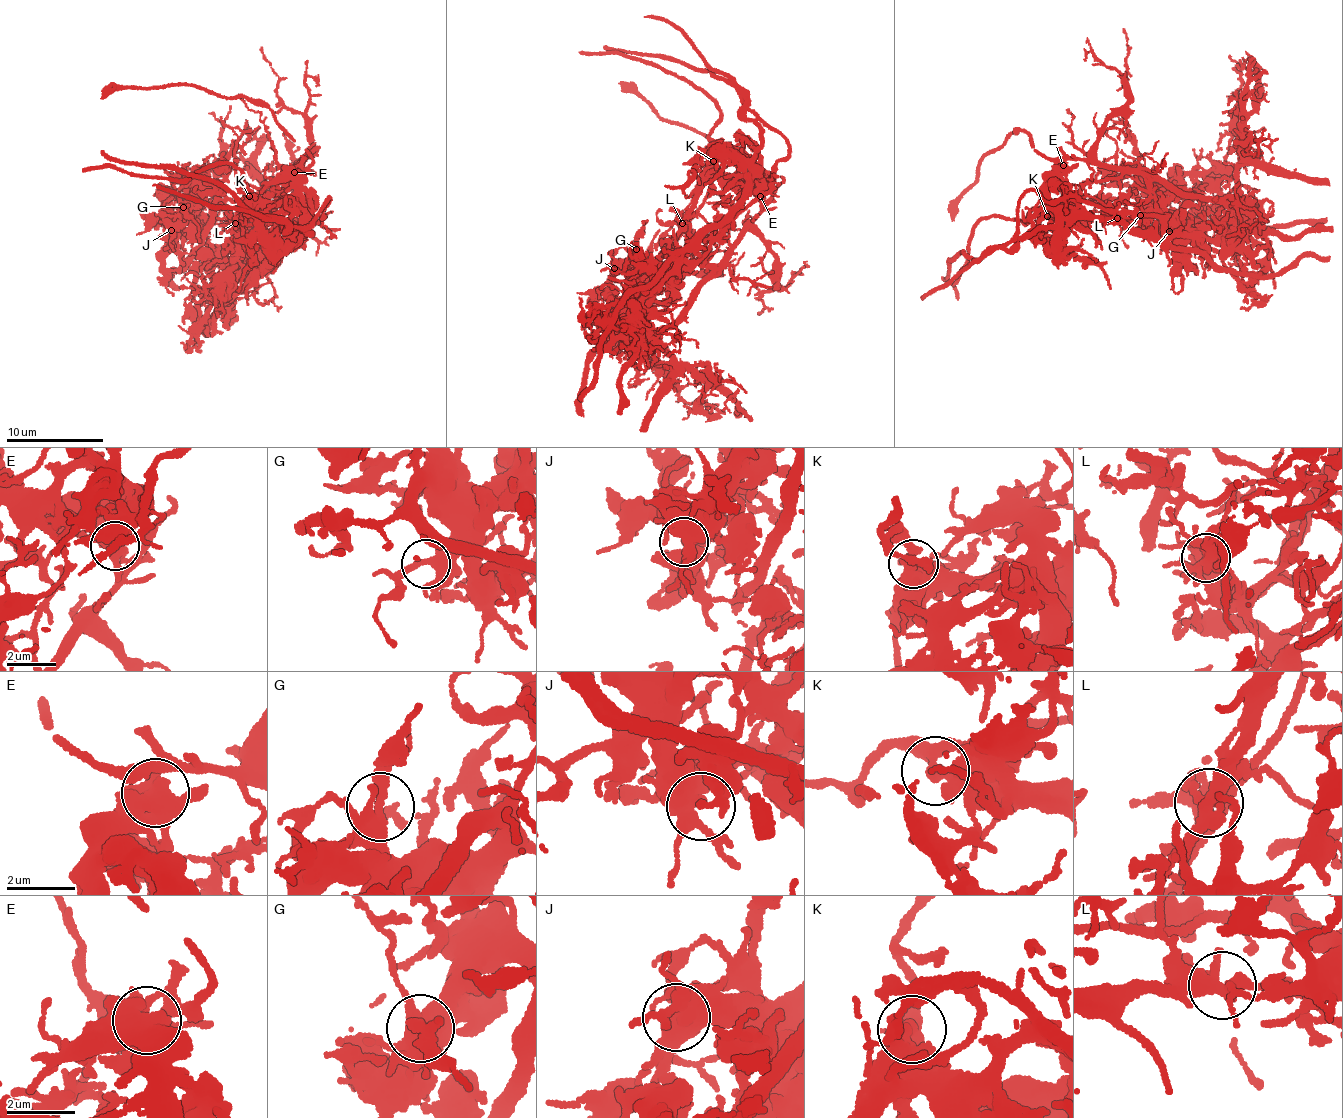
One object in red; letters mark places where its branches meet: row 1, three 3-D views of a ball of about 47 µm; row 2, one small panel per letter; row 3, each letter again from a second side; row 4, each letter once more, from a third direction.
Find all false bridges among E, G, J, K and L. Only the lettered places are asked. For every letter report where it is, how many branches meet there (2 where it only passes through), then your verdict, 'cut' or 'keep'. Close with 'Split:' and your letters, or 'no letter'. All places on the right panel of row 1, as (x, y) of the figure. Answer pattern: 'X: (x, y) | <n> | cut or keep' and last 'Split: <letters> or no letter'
E: (1063, 165) | 4 | cut
G: (1140, 215) | 7 | keep
J: (1169, 231) | 3 | keep
K: (1047, 216) | 4 | cut
L: (1117, 218) | 5 | cut
Split: E, K, L

